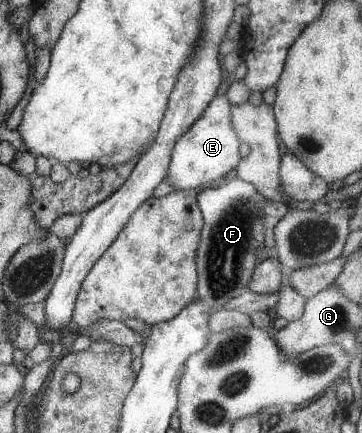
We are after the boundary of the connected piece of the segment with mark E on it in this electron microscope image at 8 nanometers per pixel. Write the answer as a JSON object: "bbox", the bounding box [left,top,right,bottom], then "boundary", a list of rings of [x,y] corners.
{"bbox":[166,94,241,190],"boundary":[[[215,94],[202,115],[174,143],[166,173],[168,185],[175,190],[194,189],[205,184],[214,186],[222,182],[224,175],[231,175],[238,161],[241,160],[238,153],[241,142],[232,131],[228,109],[229,102],[226,97]]]}

